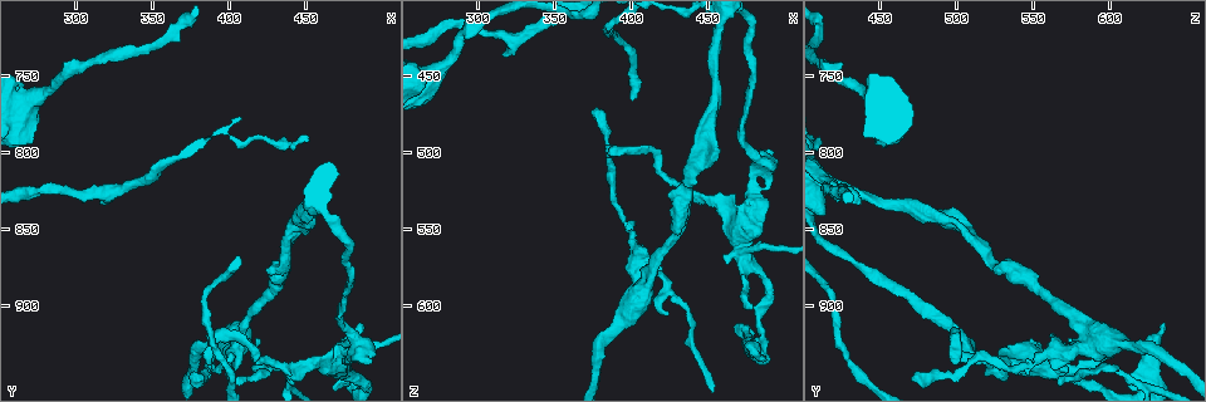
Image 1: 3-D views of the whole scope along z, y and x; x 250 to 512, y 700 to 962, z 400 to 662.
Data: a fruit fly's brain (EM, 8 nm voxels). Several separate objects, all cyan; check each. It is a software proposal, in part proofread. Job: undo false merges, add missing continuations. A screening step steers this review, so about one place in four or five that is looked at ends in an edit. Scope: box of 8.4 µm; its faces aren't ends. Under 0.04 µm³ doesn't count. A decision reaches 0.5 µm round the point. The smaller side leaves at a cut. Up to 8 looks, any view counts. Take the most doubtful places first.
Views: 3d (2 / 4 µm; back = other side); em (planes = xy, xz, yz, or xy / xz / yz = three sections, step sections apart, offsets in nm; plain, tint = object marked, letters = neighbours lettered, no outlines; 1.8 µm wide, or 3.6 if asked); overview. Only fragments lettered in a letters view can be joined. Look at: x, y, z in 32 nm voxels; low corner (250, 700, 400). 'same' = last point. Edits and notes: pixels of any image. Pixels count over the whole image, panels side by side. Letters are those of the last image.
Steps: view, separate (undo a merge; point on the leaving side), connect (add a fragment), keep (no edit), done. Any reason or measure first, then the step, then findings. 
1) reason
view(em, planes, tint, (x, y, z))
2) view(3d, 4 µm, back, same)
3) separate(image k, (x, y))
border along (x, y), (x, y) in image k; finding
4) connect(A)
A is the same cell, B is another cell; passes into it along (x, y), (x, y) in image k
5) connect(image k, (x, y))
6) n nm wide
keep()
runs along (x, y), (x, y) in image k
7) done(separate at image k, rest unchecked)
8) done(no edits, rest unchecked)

branch stops here
view(em, yz, step 4, plain, (484, 910, 634))

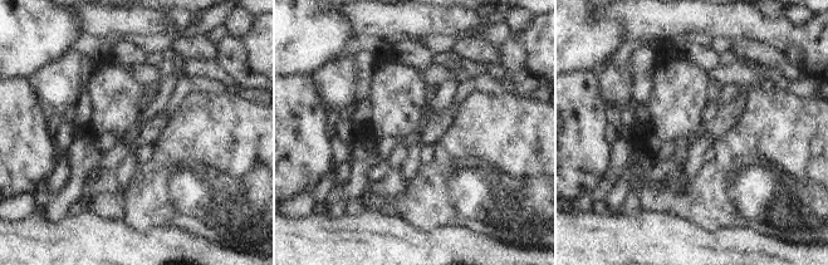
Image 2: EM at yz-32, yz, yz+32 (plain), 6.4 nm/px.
where the object lies
view(em, yz, step 4, tint, same)

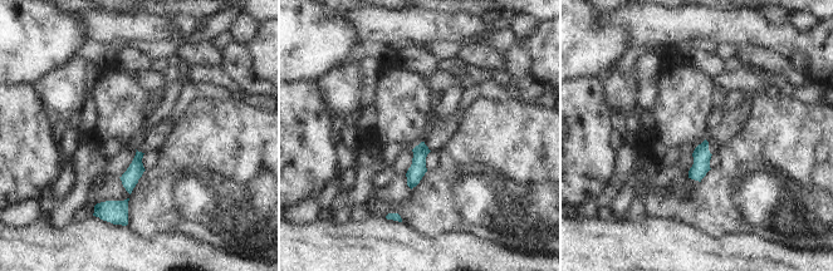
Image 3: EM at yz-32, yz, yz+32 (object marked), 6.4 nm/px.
see the neighbours
view(em, yz, step 4, letters, same)

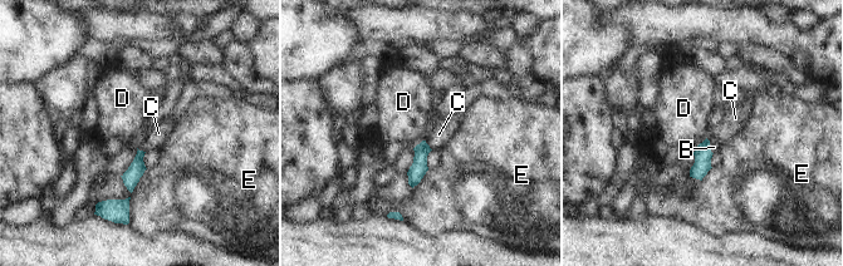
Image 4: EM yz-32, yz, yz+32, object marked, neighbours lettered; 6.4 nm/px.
connect(B)
B is the same cell, C, D and E are other cells; passes into it along (702, 153), (709, 146), (714, 147) in image 4; it goes on there

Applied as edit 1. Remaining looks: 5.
sharp bend
view(3d, 2 µm, (388, 936, 500))

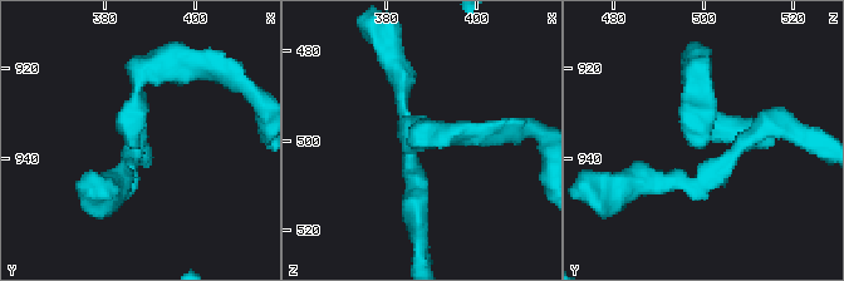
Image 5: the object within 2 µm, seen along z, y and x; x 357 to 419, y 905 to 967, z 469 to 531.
view(em, planes, letters, (385, 935, 500))

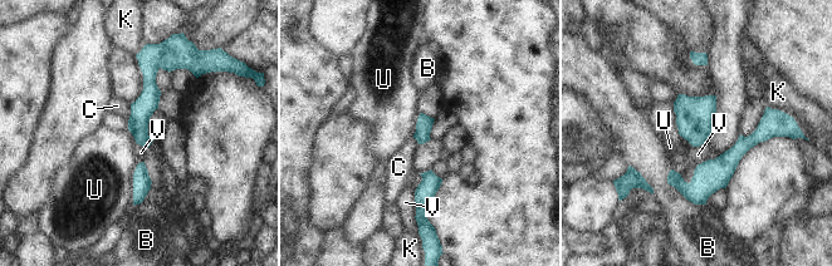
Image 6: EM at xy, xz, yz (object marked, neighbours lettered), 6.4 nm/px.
keep()
B, C, K, U and V are other cells; runs along (145, 59), (146, 143) in image 6; continuous, no second cell

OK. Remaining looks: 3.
branch stops here
view(em, xz, step 16, tint, (418, 922, 574))

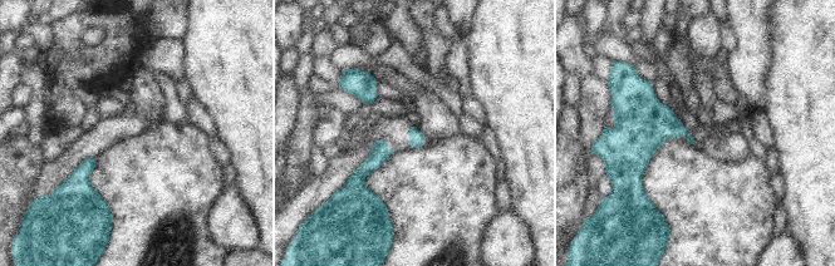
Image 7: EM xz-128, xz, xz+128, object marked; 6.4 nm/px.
cut it another way
view(em, planes, letters, same)

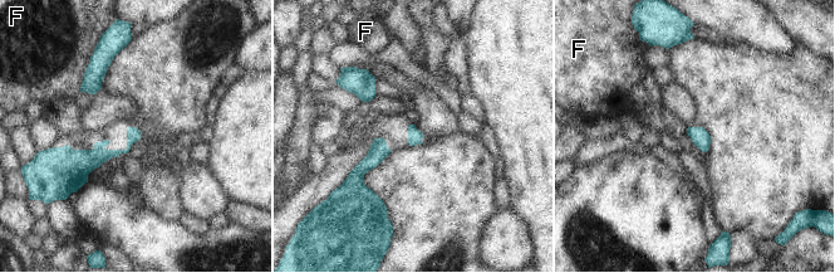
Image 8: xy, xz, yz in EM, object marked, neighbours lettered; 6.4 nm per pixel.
keep()
F is another cell; runs along (137, 133), (118, 152), (59, 151) in image 8; none of them fits

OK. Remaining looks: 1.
done(connect at image 4, rest unchecked)

